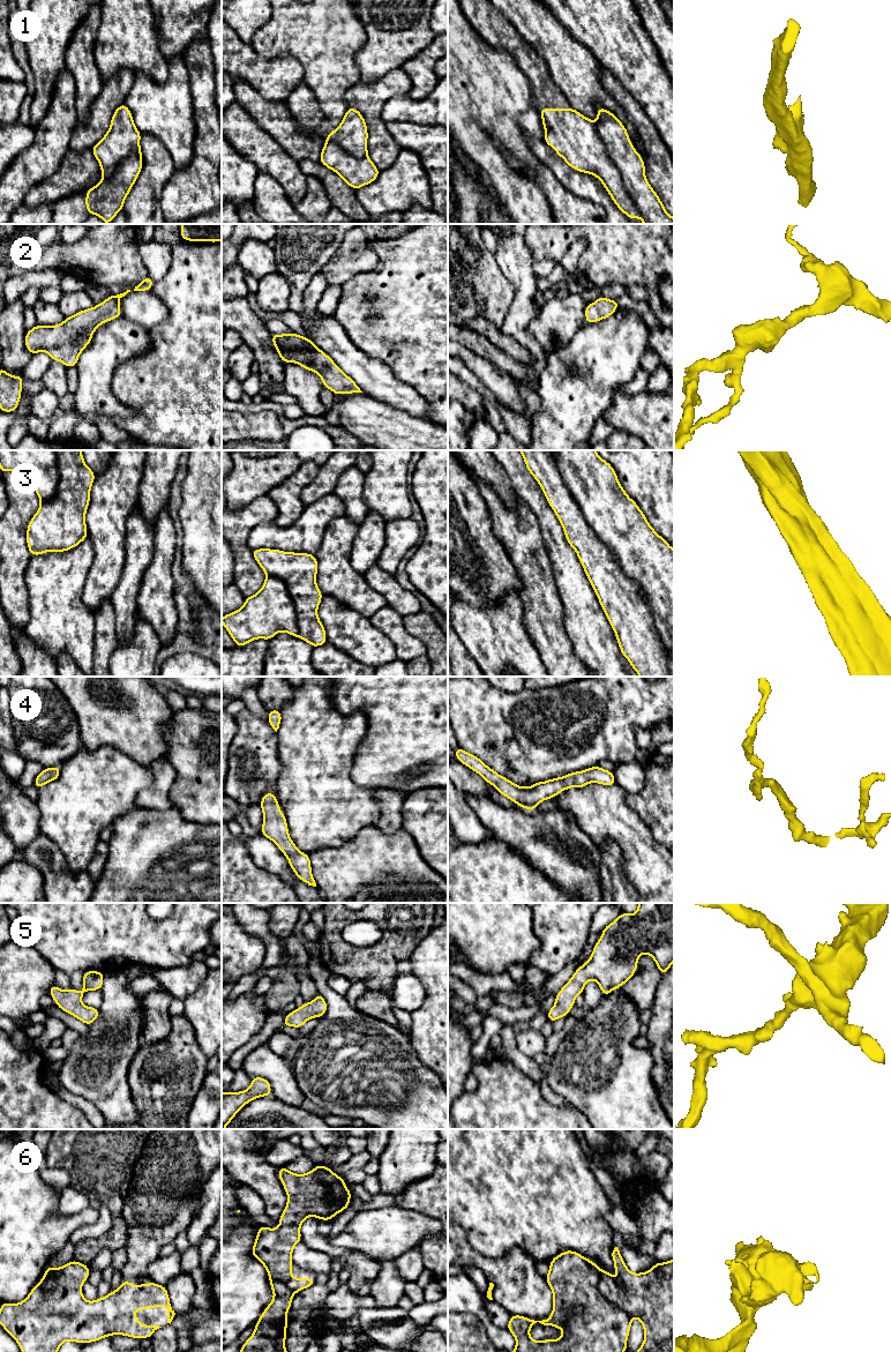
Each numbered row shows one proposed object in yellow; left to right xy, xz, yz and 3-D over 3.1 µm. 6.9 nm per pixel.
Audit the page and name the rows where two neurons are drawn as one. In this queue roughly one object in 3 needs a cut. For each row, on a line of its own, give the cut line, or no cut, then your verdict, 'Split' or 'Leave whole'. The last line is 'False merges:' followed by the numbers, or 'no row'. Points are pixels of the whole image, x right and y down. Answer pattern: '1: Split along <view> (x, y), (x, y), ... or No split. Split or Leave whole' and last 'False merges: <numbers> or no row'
1: Split along yz (593, 122), (605, 151), (618, 170), (624, 191), (641, 217). Split
2: No split. Leave whole
3: Split along yz (551, 450), (585, 522), (637, 583), (673, 676). Split
4: No split. Leave whole
5: No split. Leave whole
6: Split along yz (599, 1270), (598, 1289), (631, 1317). Split
False merges: 1, 3, 6

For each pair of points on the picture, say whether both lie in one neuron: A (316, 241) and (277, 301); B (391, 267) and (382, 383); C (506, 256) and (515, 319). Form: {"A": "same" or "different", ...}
{"A": "different", "B": "different", "C": "same"}

